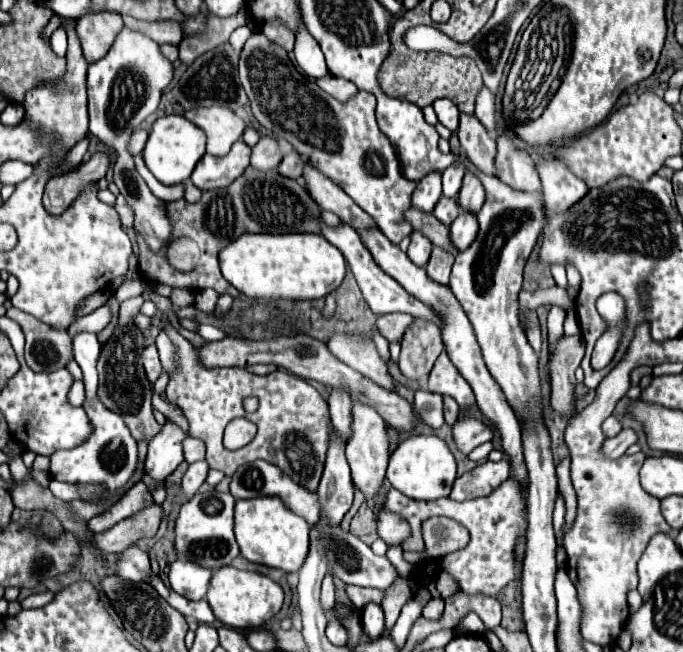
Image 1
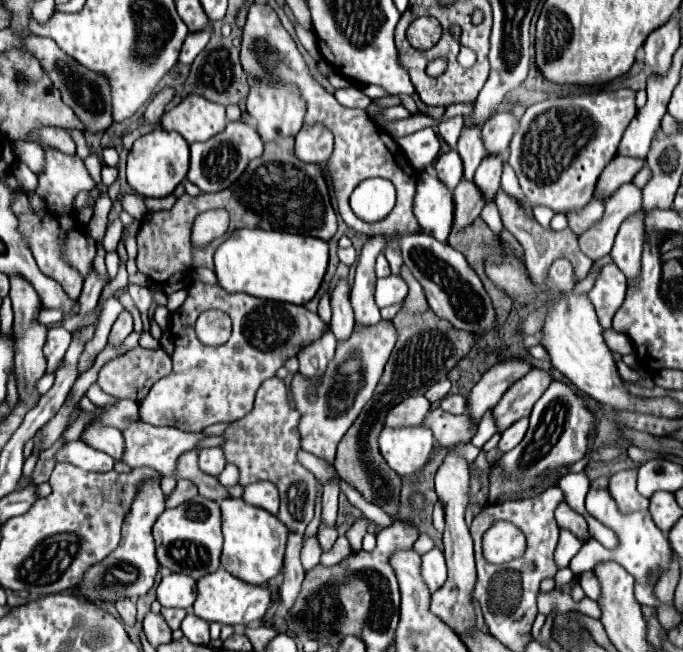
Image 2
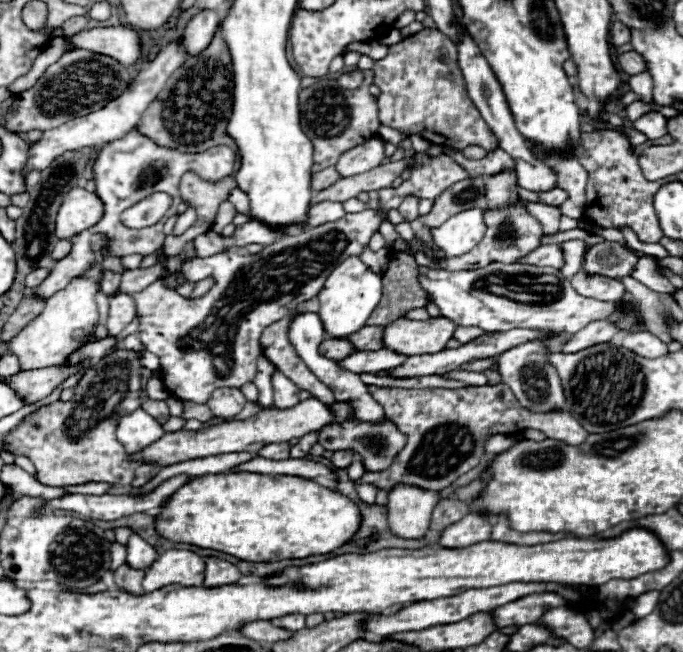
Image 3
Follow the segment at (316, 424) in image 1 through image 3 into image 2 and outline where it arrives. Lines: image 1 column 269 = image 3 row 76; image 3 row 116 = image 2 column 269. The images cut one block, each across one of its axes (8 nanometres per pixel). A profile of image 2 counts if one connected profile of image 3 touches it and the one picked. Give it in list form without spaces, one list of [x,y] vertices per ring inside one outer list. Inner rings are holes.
[[[280,378],[266,380],[254,402],[254,410],[224,432],[224,454],[226,460],[240,468],[240,484],[246,486],[248,482],[272,482],[280,492],[280,510],[278,518],[288,526],[288,546],[284,554],[282,578],[280,578],[280,596],[286,604],[286,610],[292,608],[296,594],[300,592],[304,580],[304,568],[300,564],[300,550],[302,550],[302,536],[308,522],[314,516],[314,500],[316,500],[316,478],[310,470],[306,470],[298,460],[296,452],[300,448],[300,434],[298,434],[298,412],[288,400],[288,390]]]

